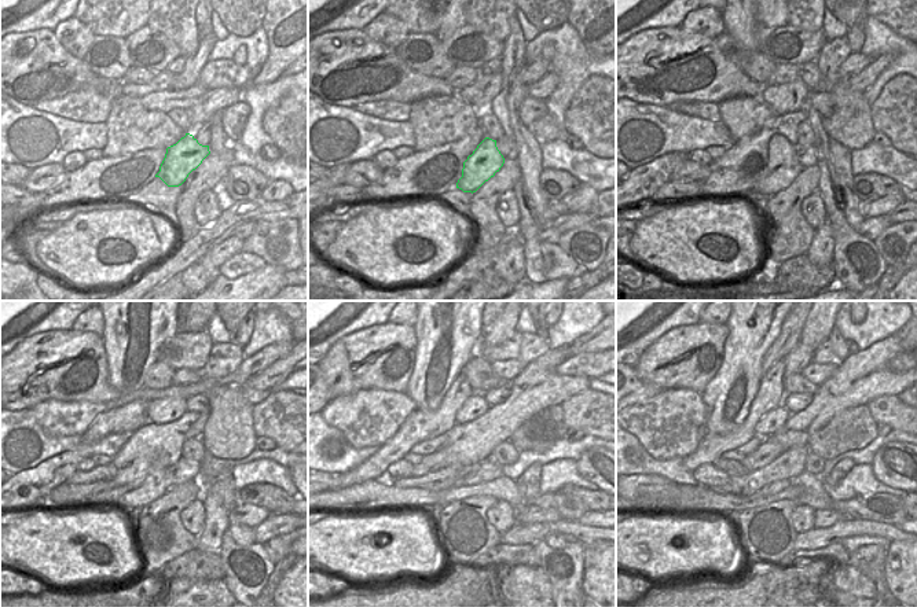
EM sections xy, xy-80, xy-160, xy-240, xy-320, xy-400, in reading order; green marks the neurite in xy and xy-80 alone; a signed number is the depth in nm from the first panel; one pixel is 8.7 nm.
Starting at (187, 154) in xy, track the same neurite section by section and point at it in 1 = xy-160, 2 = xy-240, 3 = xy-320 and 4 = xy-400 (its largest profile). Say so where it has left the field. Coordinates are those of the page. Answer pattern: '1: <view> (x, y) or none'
1: xy-160 (782, 168)
2: xy-240 (139, 493)
3: xy-320 (369, 495)
4: xy-400 (679, 495)

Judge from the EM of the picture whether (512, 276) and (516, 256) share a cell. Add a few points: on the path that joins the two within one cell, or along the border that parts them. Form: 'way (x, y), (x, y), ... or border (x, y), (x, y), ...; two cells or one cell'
way (512, 271), (514, 261); one cell

